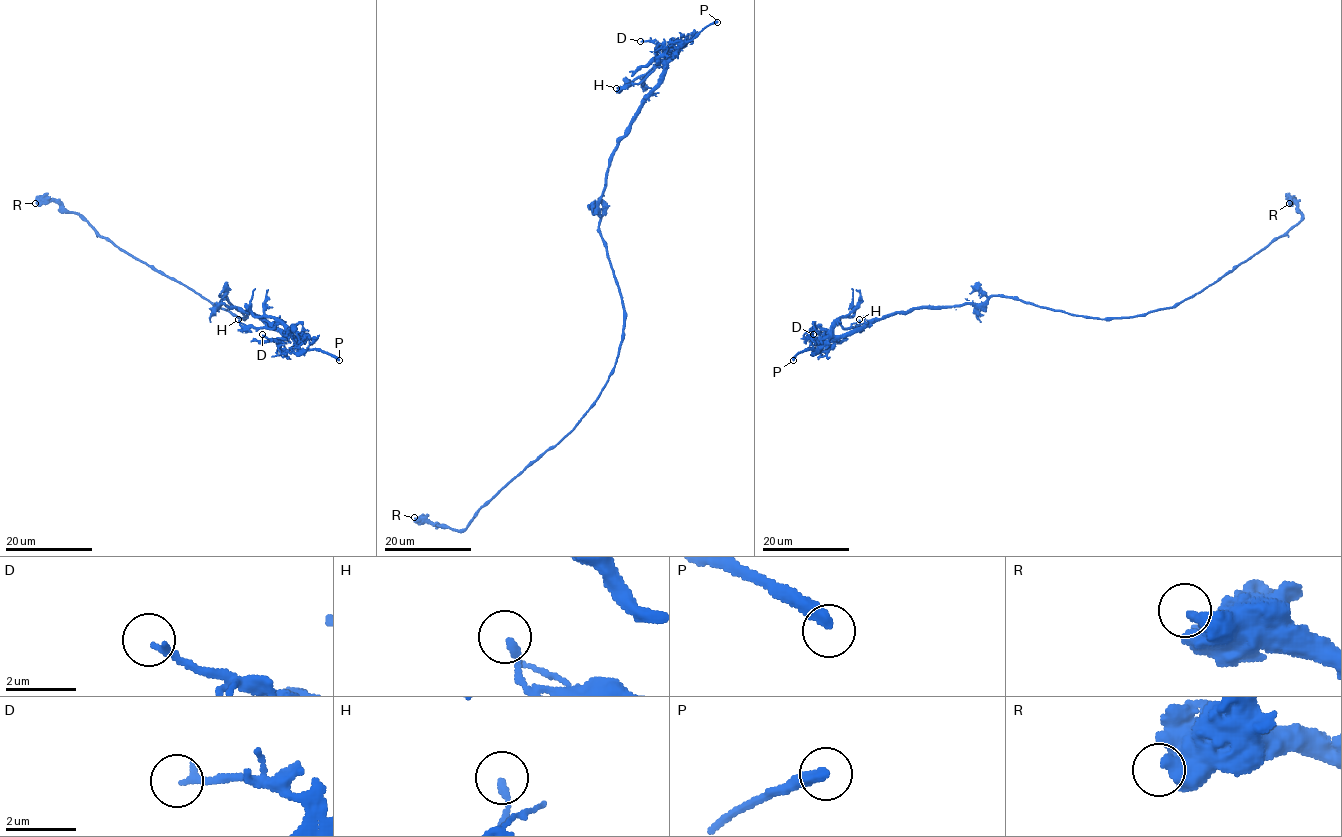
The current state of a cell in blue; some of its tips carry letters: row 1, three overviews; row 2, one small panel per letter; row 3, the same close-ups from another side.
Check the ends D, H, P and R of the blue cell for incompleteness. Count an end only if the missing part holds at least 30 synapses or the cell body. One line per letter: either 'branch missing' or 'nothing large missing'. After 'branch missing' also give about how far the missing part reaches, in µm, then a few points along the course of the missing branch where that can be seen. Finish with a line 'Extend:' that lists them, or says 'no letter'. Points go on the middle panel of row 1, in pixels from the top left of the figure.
D: nothing large missing
H: nothing large missing
P: branch missing; about 50 µm are missing
R: nothing large missing
Extend: P

